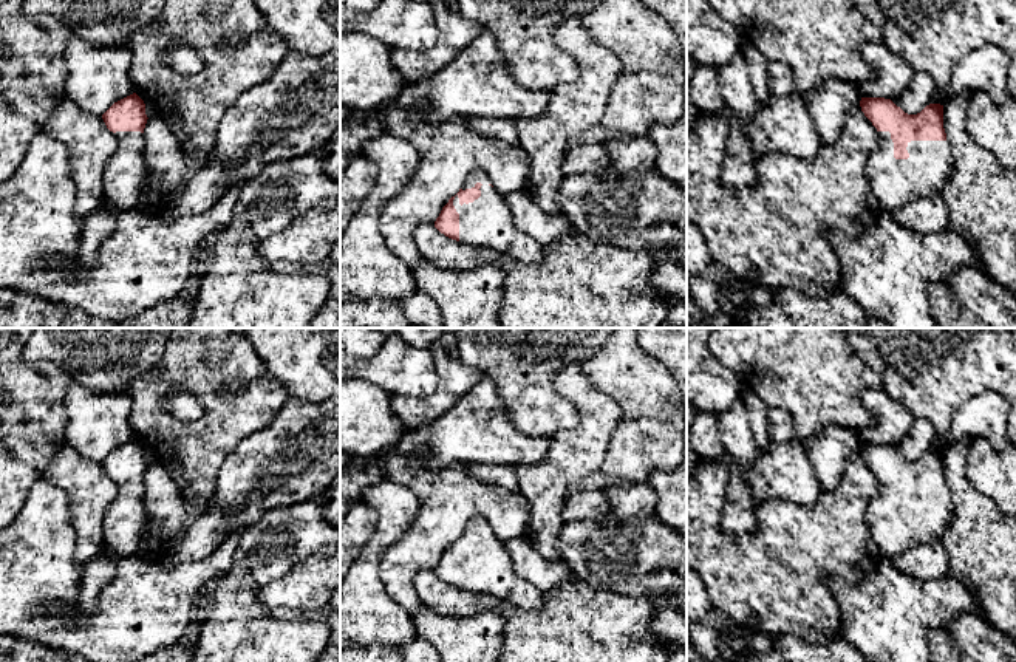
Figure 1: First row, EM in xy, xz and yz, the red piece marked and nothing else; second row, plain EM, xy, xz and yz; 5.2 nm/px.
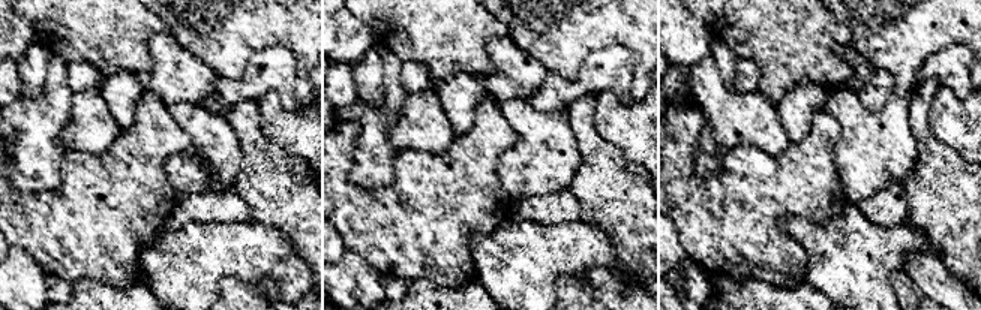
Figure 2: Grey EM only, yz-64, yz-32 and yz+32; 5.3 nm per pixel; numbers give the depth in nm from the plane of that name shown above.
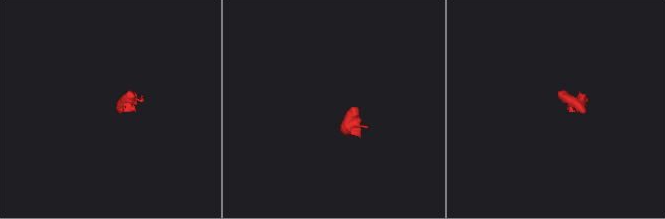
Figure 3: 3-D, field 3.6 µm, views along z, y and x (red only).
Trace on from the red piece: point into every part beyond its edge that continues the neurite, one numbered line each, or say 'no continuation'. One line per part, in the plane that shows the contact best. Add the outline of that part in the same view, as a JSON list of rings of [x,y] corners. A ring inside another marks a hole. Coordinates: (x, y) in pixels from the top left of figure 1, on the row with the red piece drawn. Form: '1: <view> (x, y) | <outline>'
1: xz (487, 221) | [[[484,170],[470,172],[461,189],[472,189],[476,183],[482,184],[478,200],[462,206],[458,195],[453,200],[459,213],[459,241],[490,247],[523,263],[541,261],[544,246],[515,227],[504,196],[490,186]]]

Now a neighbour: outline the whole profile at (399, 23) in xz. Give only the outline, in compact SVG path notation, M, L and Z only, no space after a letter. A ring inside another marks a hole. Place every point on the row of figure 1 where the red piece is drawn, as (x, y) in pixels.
M380 0L370 12L340 5L340 37L360 31L391 48L416 53L436 43L438 28L430 3L416 0Z

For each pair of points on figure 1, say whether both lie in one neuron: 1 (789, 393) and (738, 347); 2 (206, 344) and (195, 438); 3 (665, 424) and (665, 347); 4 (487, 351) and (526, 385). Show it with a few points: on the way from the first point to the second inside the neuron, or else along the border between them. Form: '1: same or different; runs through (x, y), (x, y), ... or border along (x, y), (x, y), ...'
1: same; runs through (786, 378), (753, 347)
2: same; runs through (212, 367), (212, 415)
3: different; border along (637, 344), (670, 375)
4: same; runs through (497, 356), (517, 376)

